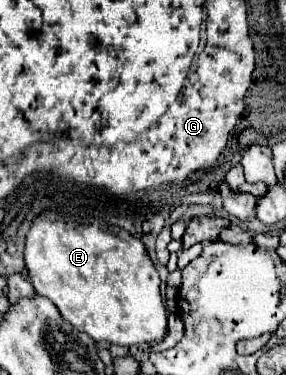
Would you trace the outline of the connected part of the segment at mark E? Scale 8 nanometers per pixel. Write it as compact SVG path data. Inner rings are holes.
M43 213L39 215L35 221L33 221L33 227L27 235L27 243L25 243L25 265L27 265L27 271L29 271L29 279L37 291L37 295L41 297L47 297L55 303L55 307L59 309L61 317L65 321L69 321L77 331L83 331L87 333L93 341L107 341L111 345L123 345L123 347L133 347L133 345L143 345L143 343L159 343L161 339L167 337L167 309L163 305L163 297L161 297L161 289L159 289L159 273L153 265L153 261L149 259L147 251L145 251L145 245L131 237L127 231L119 229L119 227L113 227L113 225L107 225L102 227L100 221L93 220L87 224L85 223L67 223L63 221L59 215L55 213Z

